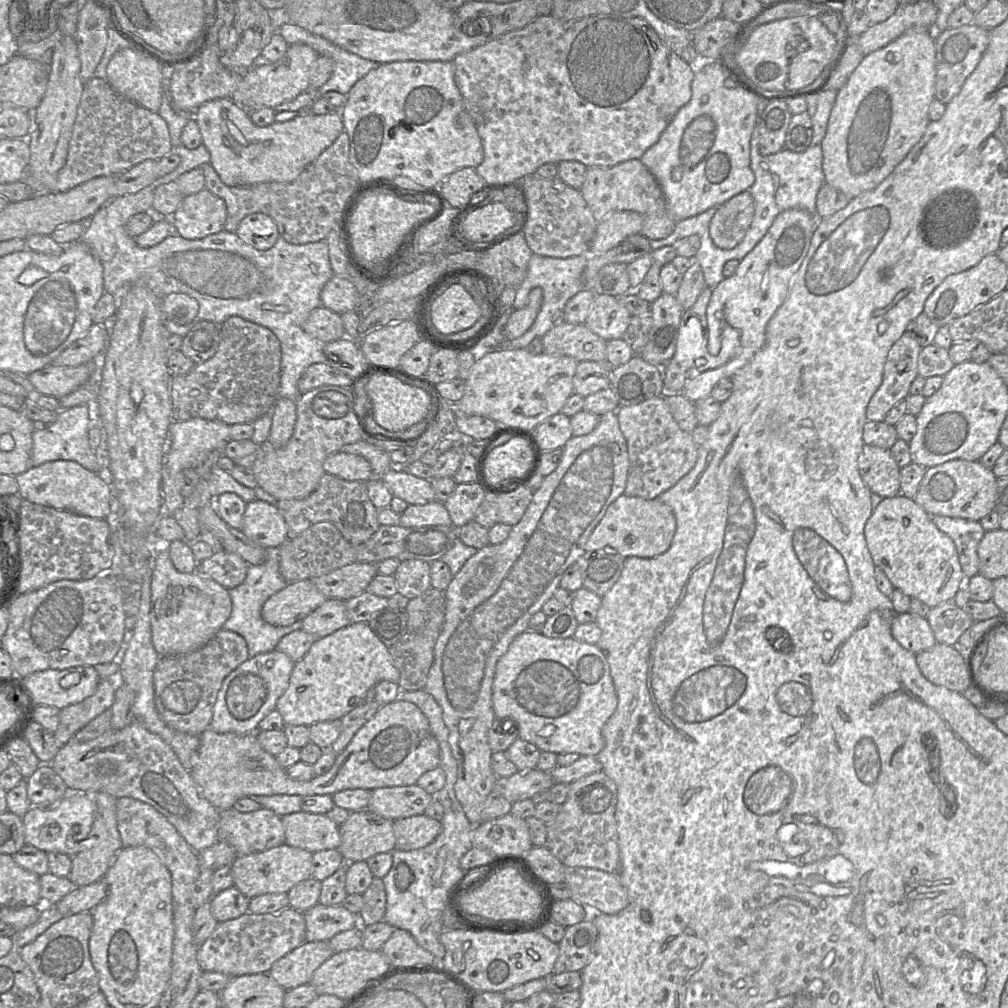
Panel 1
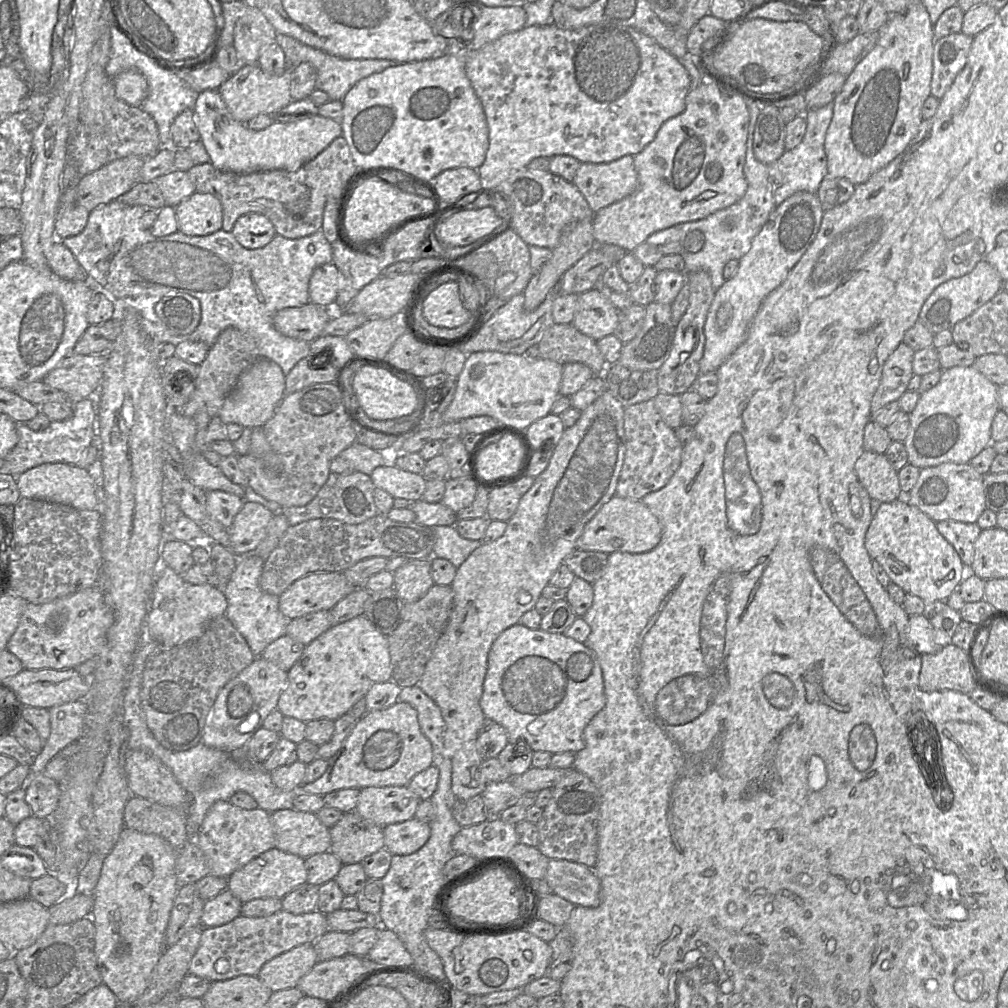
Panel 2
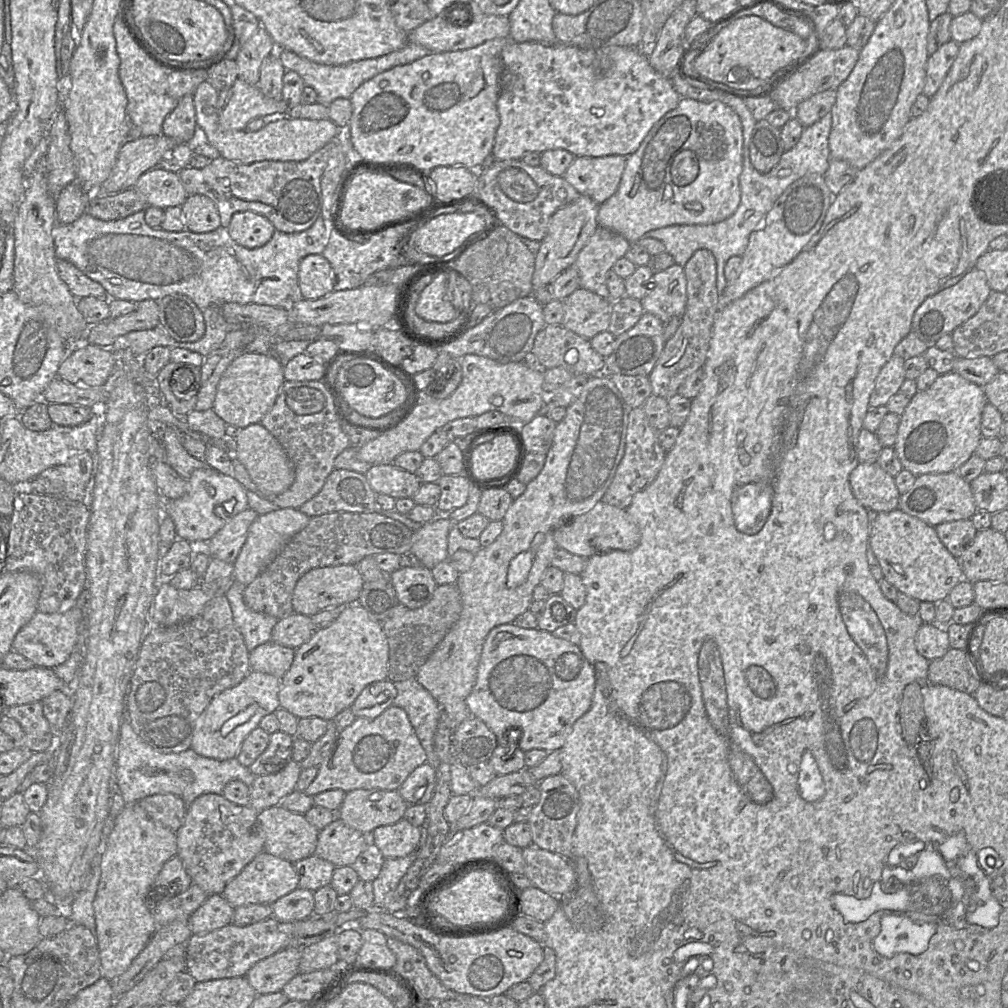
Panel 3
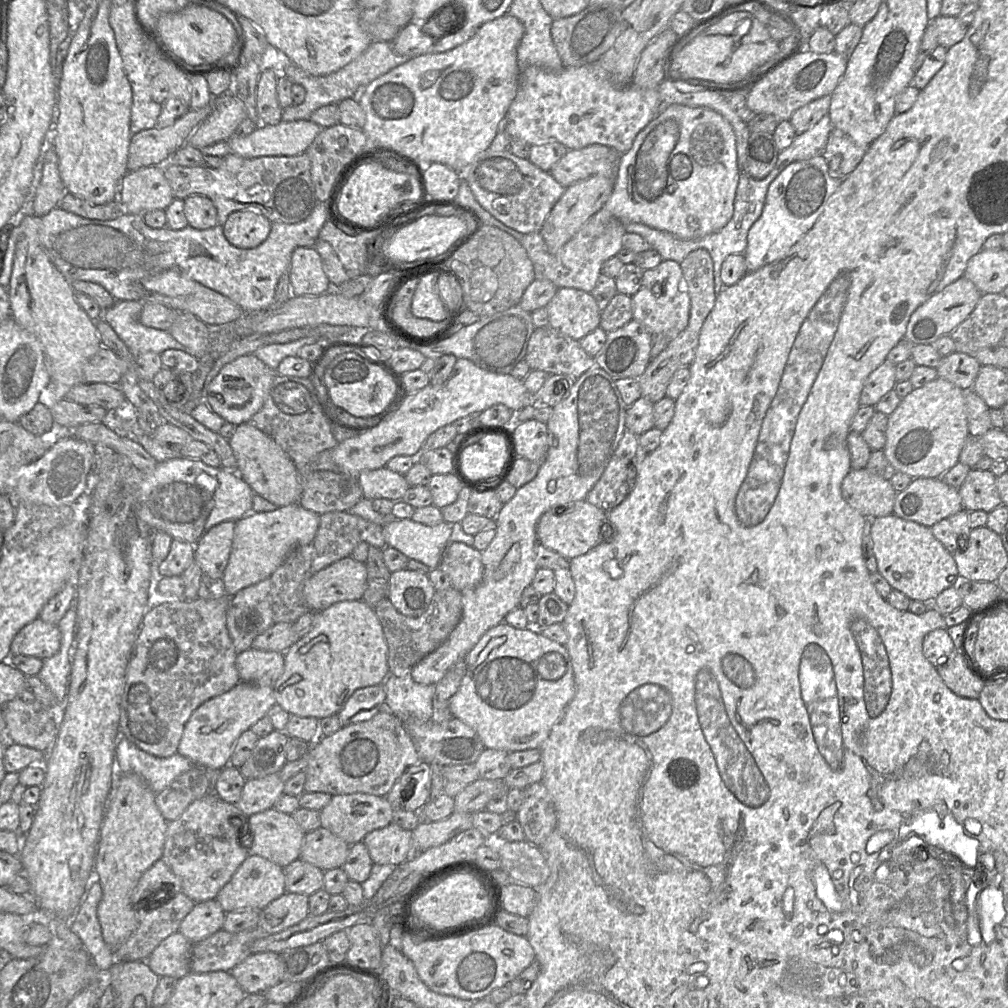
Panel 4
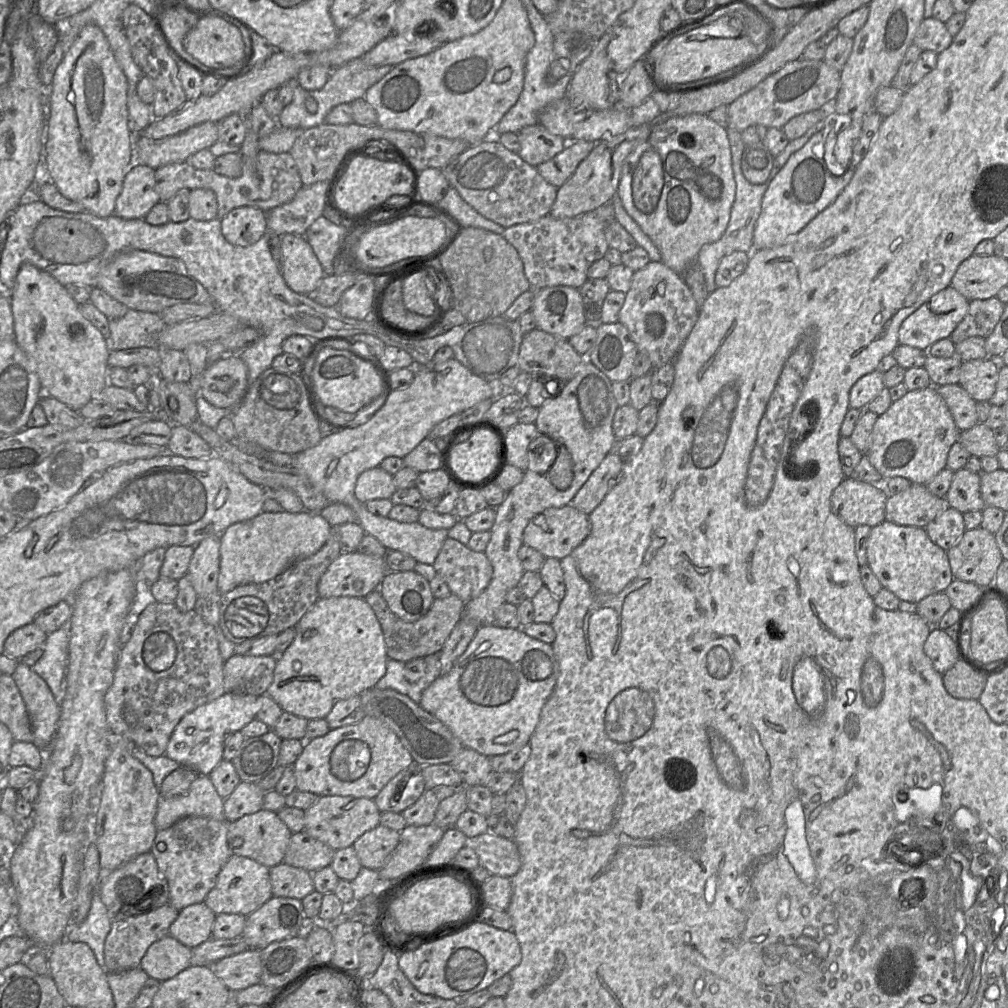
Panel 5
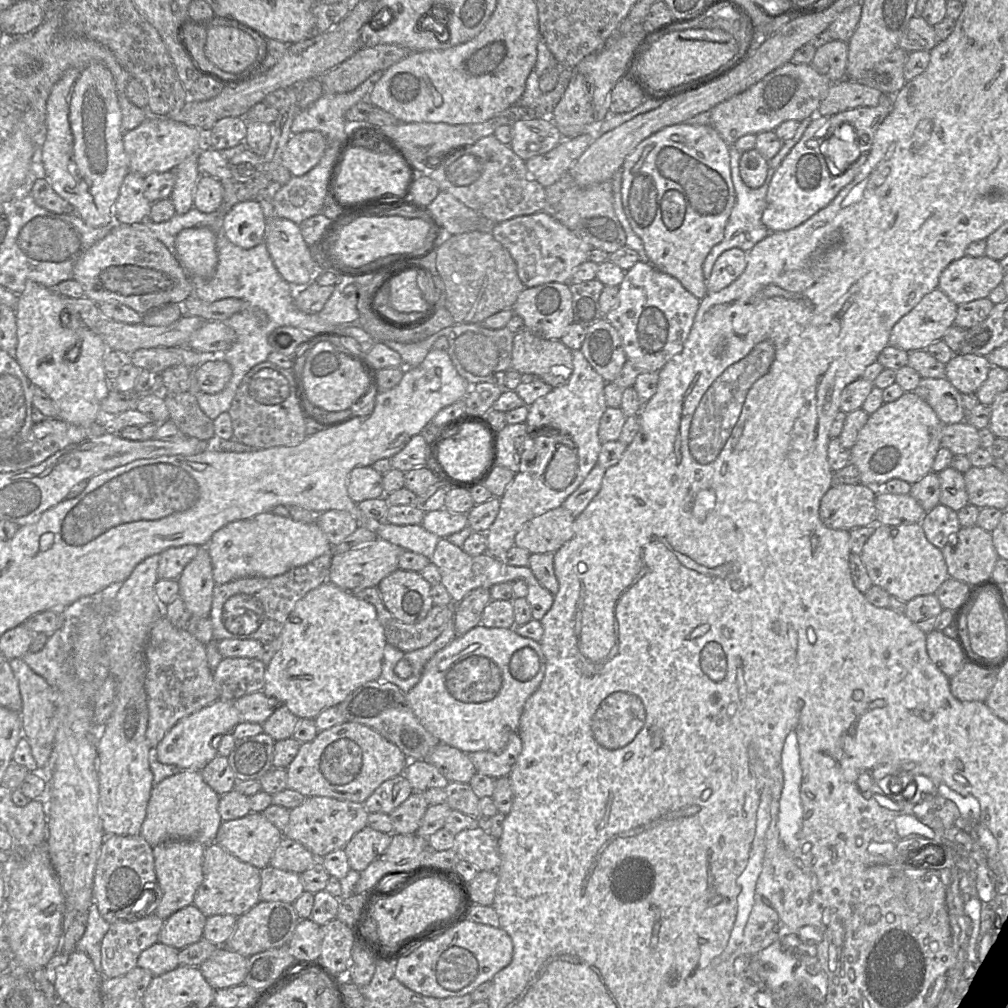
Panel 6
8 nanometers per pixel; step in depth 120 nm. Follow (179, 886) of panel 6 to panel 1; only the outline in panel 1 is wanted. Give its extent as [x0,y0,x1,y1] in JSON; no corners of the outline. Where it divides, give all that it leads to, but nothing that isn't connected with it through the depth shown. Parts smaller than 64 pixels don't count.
[218,807,285,856]

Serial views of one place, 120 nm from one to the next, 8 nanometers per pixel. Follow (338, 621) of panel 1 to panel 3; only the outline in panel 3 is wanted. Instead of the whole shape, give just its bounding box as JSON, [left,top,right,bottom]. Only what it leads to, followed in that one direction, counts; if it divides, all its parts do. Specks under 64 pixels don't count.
[271,613,314,649]

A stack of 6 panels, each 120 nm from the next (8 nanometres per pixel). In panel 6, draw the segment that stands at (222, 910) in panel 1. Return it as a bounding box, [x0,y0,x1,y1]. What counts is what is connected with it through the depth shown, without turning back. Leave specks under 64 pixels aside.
[159,904,207,950]

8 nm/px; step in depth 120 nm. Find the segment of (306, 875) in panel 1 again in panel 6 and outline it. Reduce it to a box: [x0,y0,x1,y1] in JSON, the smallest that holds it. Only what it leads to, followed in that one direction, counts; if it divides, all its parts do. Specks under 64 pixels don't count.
[193,843,260,917]

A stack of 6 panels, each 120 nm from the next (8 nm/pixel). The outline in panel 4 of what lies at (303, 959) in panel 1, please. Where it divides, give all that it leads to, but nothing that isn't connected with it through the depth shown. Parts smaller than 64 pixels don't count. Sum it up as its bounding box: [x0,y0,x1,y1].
[230,952,282,994]

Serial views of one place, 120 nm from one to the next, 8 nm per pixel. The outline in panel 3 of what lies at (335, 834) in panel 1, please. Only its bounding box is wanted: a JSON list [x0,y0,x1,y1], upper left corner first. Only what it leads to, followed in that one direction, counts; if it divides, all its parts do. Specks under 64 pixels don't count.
[254,805,319,863]

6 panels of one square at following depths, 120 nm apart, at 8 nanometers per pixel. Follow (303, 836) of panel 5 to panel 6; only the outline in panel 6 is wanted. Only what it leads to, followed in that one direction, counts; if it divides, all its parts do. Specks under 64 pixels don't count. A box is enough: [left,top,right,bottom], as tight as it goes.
[270,837,319,874]

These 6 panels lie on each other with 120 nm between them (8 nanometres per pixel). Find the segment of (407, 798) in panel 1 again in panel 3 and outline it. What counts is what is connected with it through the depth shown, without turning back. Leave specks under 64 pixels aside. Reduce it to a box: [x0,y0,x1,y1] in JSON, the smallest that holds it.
[336,789,407,836]

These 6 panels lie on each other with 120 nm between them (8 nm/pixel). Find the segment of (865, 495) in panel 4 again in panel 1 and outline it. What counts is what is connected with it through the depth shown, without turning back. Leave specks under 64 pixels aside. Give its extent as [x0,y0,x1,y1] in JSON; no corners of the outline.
[858,444,900,498]

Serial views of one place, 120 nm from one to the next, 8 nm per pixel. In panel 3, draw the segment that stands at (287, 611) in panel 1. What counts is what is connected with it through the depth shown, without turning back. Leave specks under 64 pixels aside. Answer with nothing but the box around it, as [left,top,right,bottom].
[292,565,364,616]

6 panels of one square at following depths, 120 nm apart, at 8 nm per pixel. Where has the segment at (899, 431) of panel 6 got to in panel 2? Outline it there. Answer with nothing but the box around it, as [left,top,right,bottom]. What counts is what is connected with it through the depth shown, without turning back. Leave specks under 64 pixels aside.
[903,366,999,469]

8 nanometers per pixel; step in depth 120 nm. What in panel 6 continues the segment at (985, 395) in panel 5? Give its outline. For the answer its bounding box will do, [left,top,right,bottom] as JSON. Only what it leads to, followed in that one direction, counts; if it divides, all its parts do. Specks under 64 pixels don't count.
[945,353,991,393]

